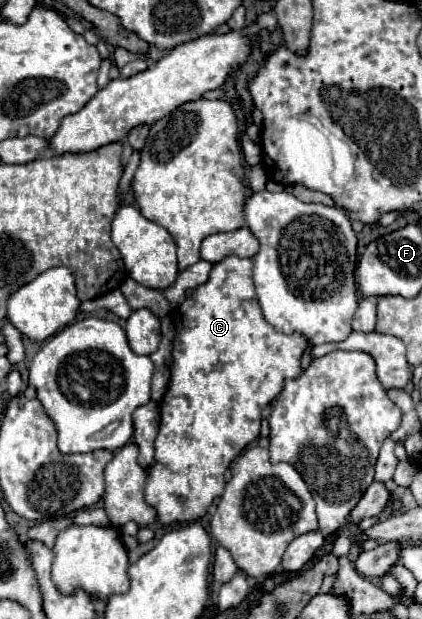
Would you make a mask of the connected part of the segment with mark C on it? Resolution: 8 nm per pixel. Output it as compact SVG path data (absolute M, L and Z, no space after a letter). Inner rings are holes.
M235 255L225 257L223 261L215 263L211 269L209 279L199 285L197 289L193 289L193 295L189 295L177 309L175 309L175 339L173 339L173 363L171 363L171 383L169 389L165 393L165 397L161 399L159 407L161 407L161 427L159 427L159 435L155 439L155 467L149 469L147 473L147 487L145 487L145 501L147 505L151 505L157 511L157 517L163 525L171 525L171 523L193 523L205 517L209 505L213 503L215 497L219 497L223 493L225 487L225 471L229 469L231 461L251 443L259 437L259 427L261 427L261 409L265 405L269 405L281 391L283 381L285 381L285 373L291 373L291 377L301 375L301 357L305 353L305 349L309 347L309 339L301 333L279 333L275 331L275 327L271 323L267 323L267 319L263 317L261 305L257 303L257 295L255 295L255 287L253 287L253 261L251 259L241 259Z

